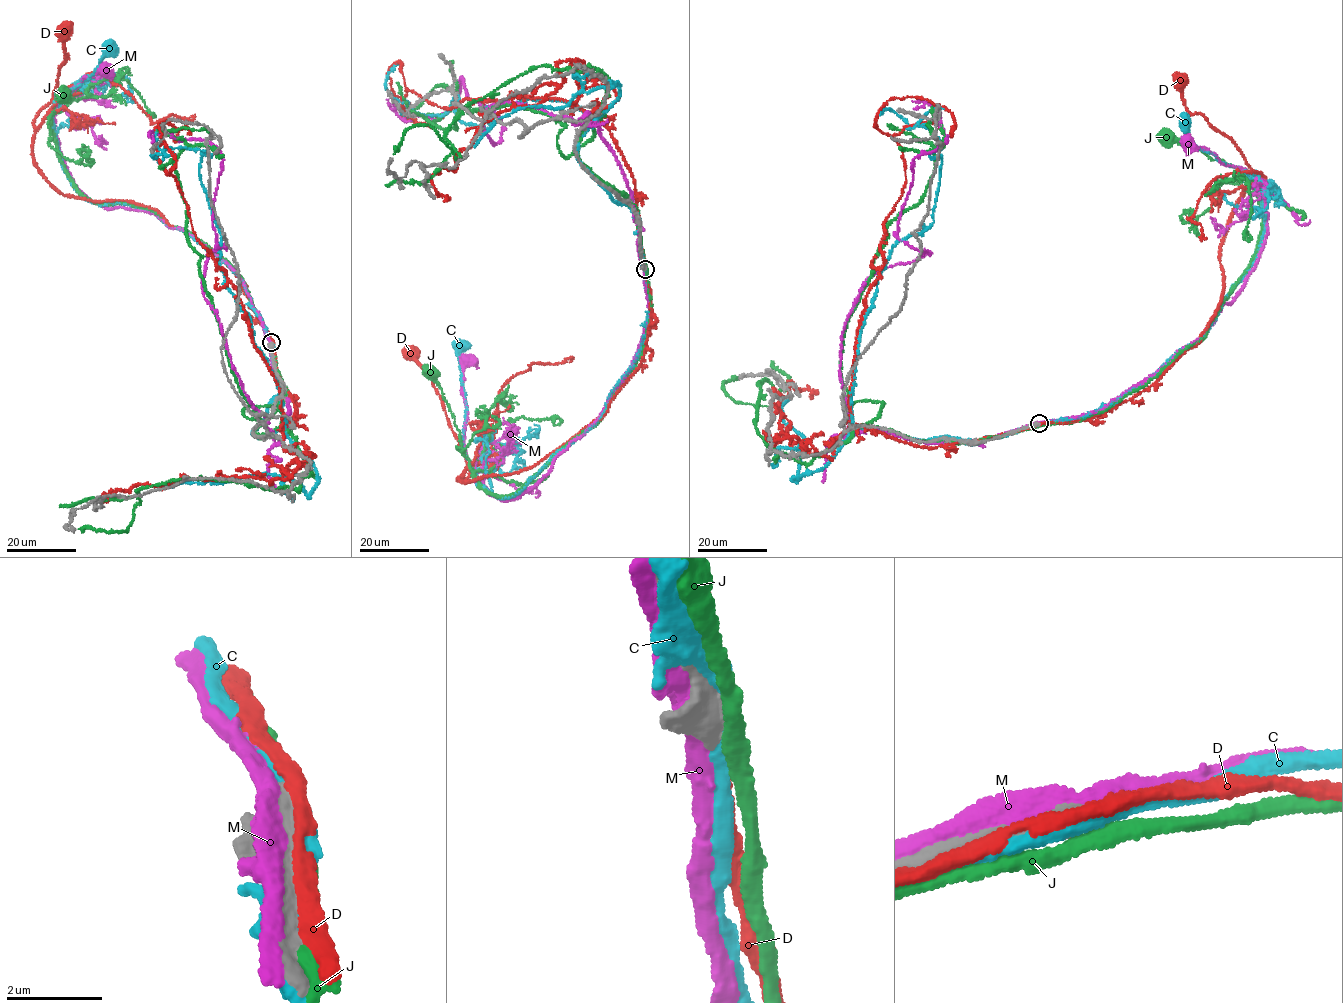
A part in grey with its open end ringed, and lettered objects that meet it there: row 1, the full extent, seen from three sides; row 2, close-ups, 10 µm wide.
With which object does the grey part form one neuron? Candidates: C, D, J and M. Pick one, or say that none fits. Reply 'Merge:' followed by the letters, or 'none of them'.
Merge: none of them

